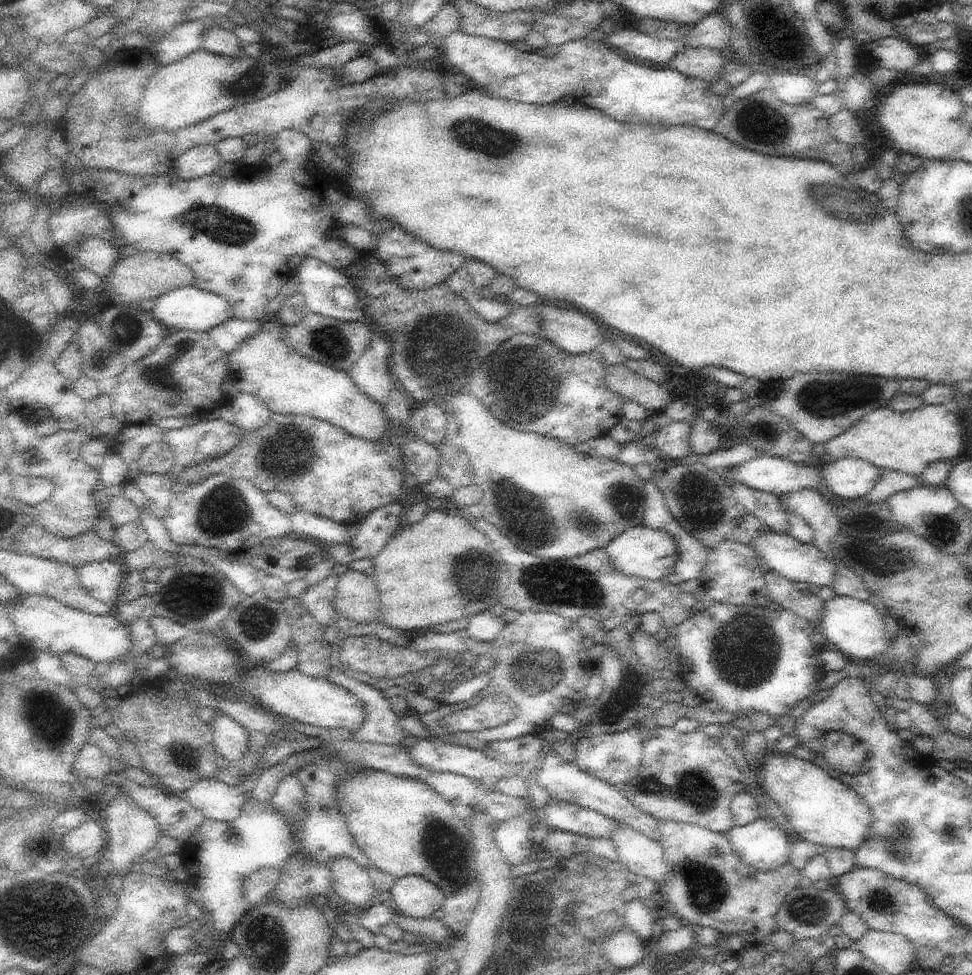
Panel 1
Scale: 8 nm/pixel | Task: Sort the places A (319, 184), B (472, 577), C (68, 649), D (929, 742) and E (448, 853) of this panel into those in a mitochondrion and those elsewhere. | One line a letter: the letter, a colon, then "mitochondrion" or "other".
A: other
B: mitochondrion
C: other
D: other
E: mitochondrion

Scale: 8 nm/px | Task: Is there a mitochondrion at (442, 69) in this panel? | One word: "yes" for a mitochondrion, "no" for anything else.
no

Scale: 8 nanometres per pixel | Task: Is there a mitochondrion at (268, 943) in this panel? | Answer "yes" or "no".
yes

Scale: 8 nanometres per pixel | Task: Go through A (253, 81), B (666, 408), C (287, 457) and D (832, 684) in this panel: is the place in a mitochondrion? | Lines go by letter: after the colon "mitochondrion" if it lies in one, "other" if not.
A: mitochondrion
B: other
C: mitochondrion
D: other

